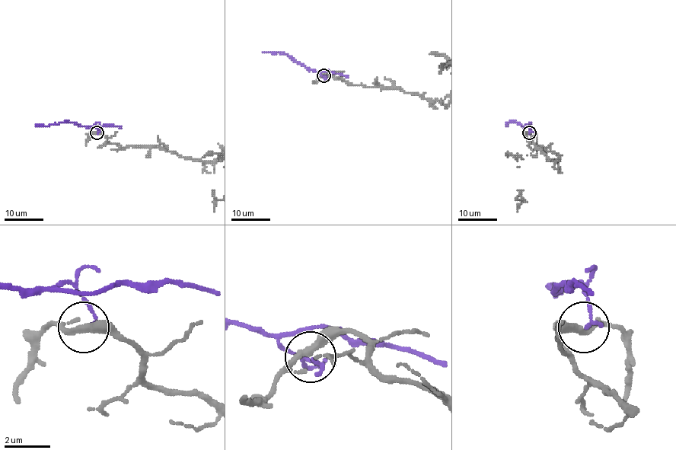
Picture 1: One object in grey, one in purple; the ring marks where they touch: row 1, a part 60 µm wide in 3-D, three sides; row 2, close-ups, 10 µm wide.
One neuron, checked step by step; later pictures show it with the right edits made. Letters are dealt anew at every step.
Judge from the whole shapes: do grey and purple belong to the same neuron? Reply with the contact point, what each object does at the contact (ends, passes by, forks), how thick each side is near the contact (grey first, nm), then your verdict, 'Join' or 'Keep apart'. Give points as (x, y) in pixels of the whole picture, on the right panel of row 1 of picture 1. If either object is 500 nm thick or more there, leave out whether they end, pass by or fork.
Place: (529, 132). At the ring grey passes by. At the ring purple ends. Thickness 300 nm (grey) against 150 nm. Keep apart

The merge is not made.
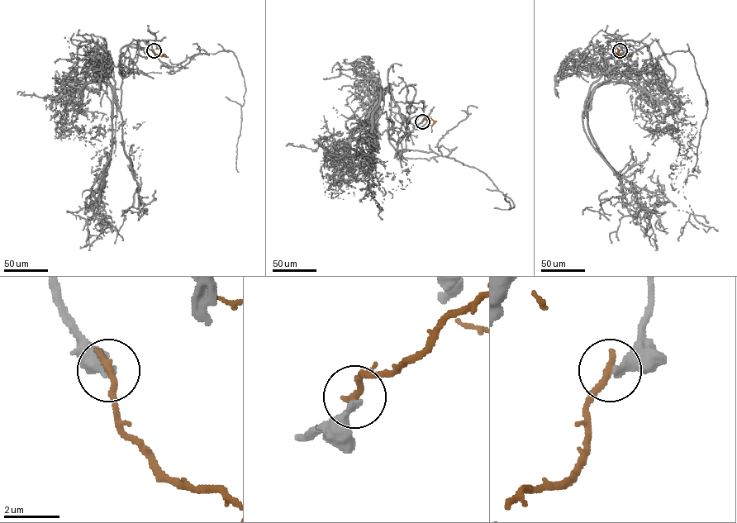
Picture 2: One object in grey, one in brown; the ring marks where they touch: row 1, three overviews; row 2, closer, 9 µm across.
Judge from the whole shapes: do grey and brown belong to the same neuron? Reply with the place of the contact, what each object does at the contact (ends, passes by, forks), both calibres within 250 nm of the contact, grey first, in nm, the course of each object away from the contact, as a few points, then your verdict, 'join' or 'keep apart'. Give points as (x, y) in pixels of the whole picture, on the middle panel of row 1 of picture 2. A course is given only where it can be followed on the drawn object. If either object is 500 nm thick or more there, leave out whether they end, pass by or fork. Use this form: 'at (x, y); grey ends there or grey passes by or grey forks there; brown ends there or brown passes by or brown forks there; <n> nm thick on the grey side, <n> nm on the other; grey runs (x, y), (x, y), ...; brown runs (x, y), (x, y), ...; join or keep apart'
at (422, 121); grey ends there; brown ends there; 320 nm thick on the grey side, 320 nm on the other; grey runs (422, 121), (397, 151), (388, 86), (353, 136), (346, 168), (373, 176), (382, 219); brown runs (422, 121), (428, 117), (435, 121), (431, 132); keep apart

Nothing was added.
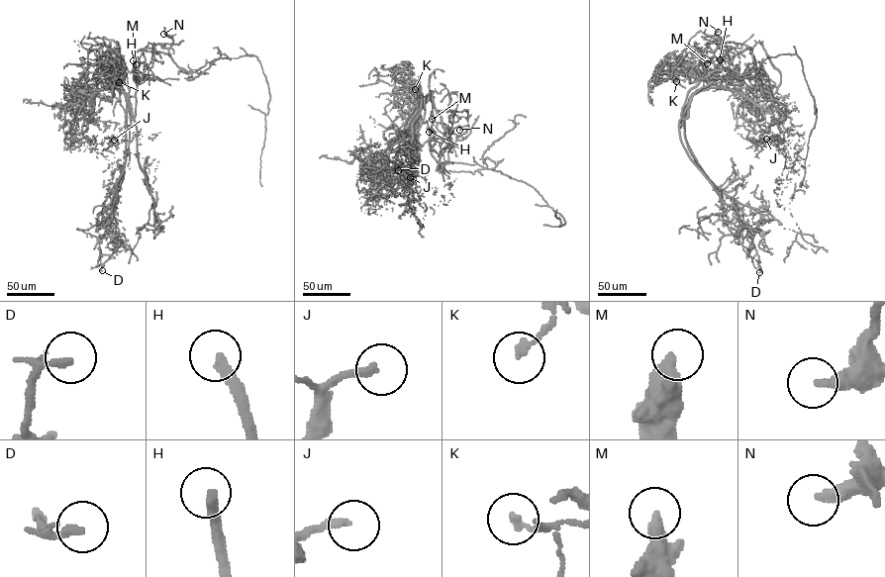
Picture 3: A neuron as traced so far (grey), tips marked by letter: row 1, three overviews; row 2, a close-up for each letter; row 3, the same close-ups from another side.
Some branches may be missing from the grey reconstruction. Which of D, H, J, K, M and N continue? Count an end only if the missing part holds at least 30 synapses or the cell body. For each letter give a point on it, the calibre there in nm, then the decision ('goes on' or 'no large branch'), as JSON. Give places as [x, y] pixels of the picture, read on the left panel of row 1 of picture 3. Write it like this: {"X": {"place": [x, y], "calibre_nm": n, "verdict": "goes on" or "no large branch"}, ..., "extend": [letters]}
{"D": {"place": [102, 270], "calibre_nm": 160, "verdict": "no large branch"}, "H": {"place": [133, 60], "calibre_nm": 280, "verdict": "goes on"}, "J": {"place": [114, 140], "calibre_nm": 220, "verdict": "goes on"}, "K": {"place": [119, 82], "calibre_nm": 180, "verdict": "no large branch"}, "M": {"place": [136, 64], "calibre_nm": 460, "verdict": "no large branch"}, "N": {"place": [163, 34], "calibre_nm": 320, "verdict": "goes on"}, "extend": ["H", "J", "N"]}

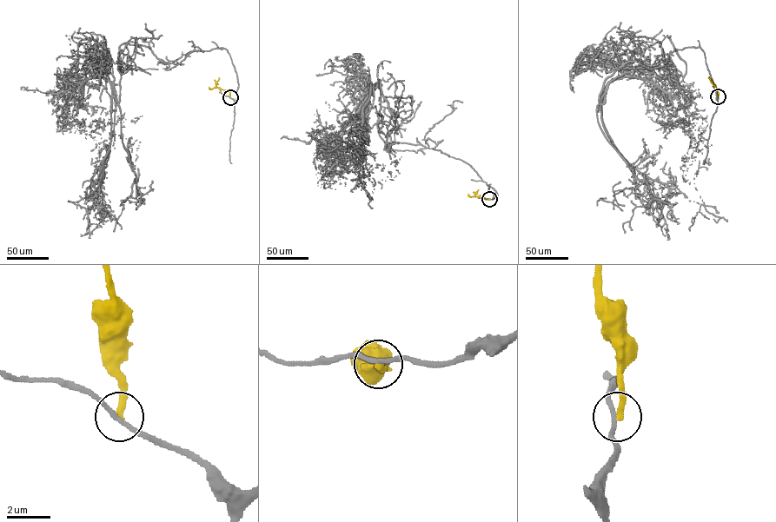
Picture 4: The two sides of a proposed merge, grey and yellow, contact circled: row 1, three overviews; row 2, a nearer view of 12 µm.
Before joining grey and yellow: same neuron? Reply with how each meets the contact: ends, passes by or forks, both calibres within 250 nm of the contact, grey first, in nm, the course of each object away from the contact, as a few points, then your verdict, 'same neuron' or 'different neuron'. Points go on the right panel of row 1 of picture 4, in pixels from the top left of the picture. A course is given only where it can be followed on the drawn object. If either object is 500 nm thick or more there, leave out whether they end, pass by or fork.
grey passes by | yellow ends | 200/300 nm | grey via (718, 97), (699, 47), (666, 62), (657, 42), (599, 101), (624, 77), (675, 97), (685, 179), (727, 220) | yellow via (718, 97), (718, 89), (708, 76) | different neuron

